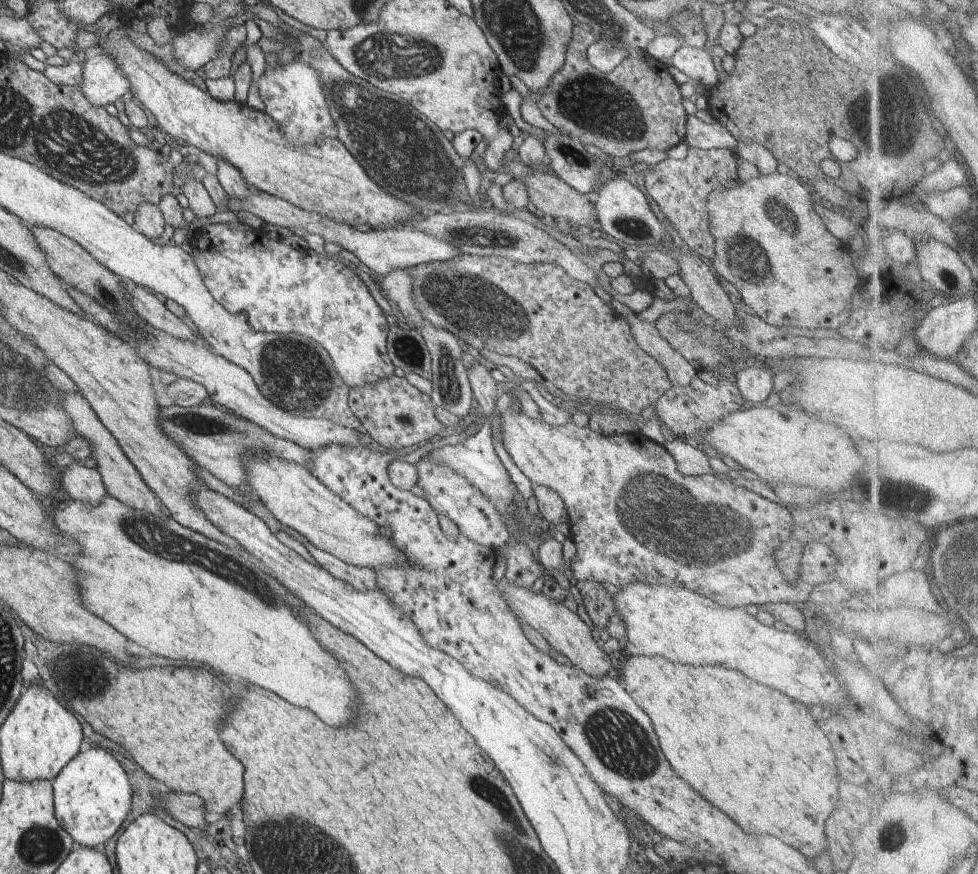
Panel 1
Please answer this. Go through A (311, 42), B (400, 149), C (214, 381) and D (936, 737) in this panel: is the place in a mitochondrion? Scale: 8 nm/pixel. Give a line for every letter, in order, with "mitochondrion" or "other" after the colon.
A: other
B: mitochondrion
C: other
D: other

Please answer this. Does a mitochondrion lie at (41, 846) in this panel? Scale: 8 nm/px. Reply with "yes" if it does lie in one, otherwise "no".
yes

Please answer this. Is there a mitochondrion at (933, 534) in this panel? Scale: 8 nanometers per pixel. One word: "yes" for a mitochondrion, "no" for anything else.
no

